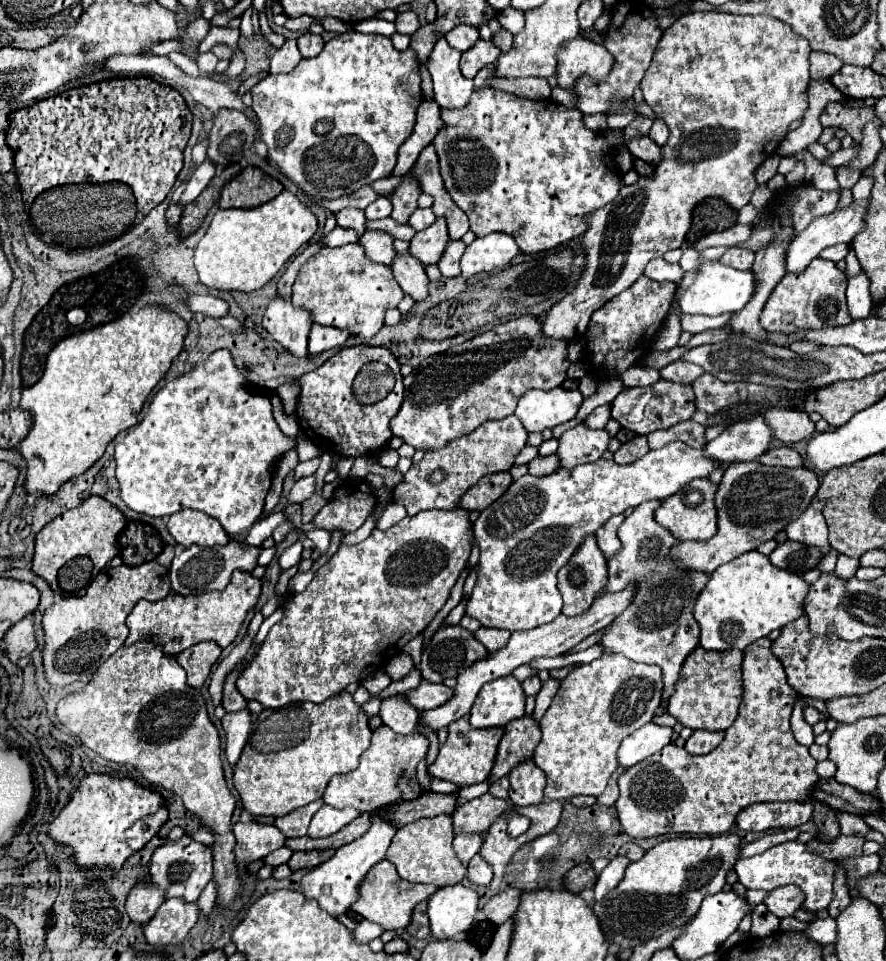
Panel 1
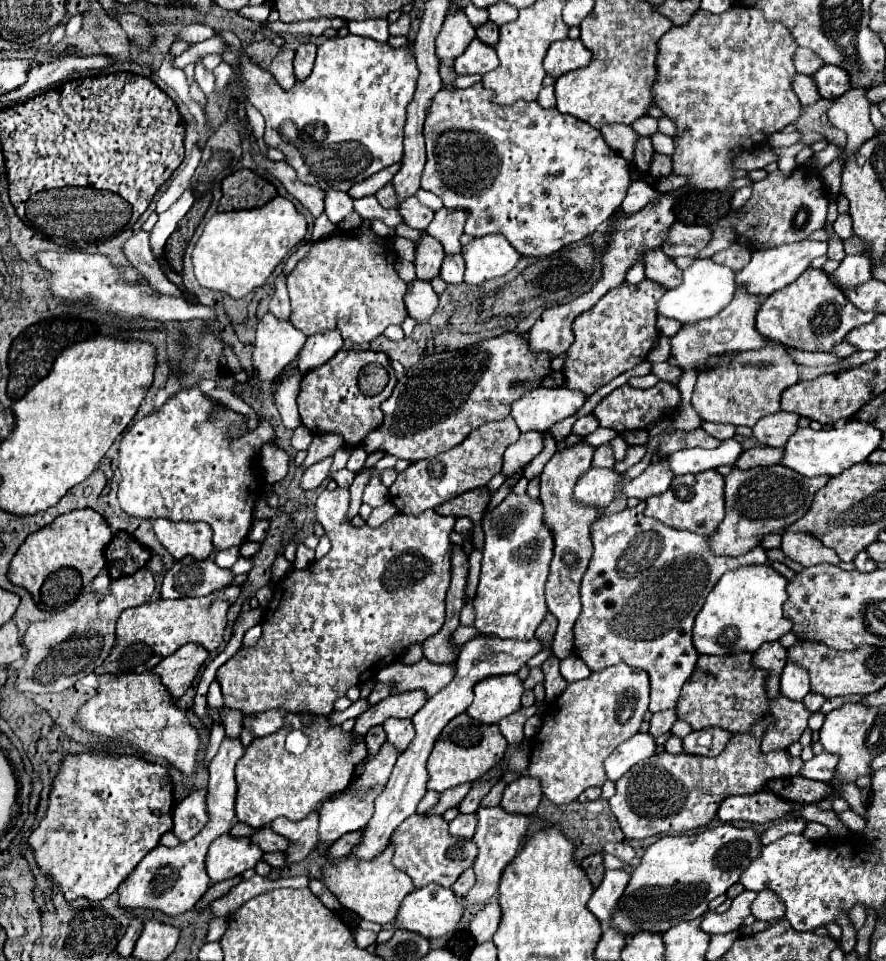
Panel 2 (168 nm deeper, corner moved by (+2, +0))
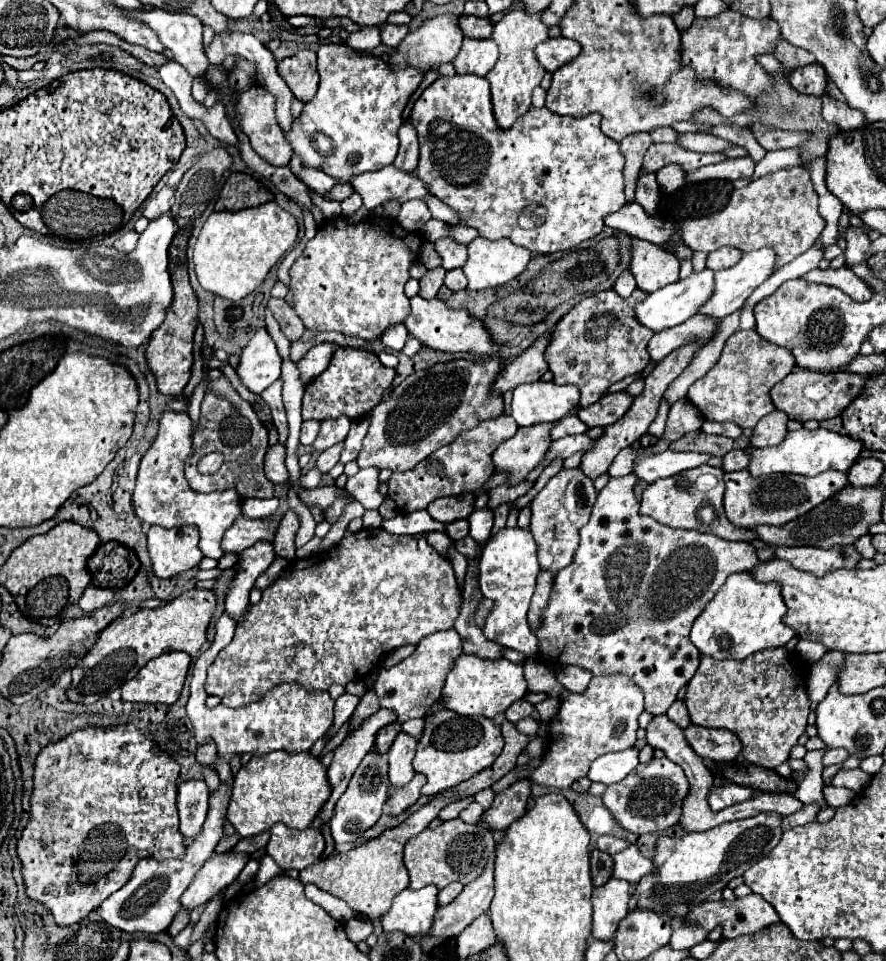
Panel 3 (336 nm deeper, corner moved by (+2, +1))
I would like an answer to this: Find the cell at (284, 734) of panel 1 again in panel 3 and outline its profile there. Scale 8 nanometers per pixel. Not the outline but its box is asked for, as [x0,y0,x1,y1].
[228,751,330,837]

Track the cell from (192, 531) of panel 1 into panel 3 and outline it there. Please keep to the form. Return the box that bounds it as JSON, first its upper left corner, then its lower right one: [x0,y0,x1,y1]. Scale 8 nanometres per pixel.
[146,527,202,579]

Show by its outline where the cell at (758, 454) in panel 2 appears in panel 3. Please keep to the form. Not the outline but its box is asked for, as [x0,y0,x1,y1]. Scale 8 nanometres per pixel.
[722,449,748,471]

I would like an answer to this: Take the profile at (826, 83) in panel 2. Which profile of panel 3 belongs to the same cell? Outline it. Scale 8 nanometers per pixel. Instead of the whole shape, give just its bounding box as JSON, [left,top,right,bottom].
[788,63,826,95]

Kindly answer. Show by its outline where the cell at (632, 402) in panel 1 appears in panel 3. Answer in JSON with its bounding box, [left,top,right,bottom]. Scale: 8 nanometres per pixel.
[576,391,634,427]

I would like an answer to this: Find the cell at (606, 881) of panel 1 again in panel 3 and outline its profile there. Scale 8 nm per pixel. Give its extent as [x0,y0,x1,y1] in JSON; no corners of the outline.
[592,879,628,941]

